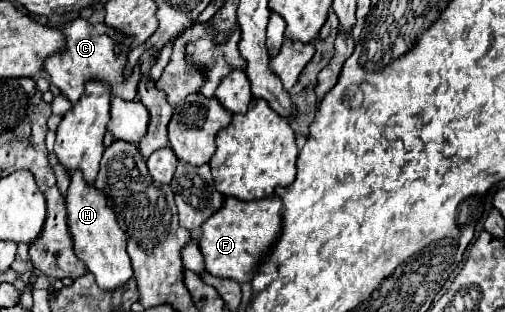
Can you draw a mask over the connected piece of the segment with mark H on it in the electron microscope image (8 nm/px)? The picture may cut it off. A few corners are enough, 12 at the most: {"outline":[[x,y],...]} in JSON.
{"outline":[[79,169],[65,207],[75,253],[101,289],[133,275],[113,209]]}

